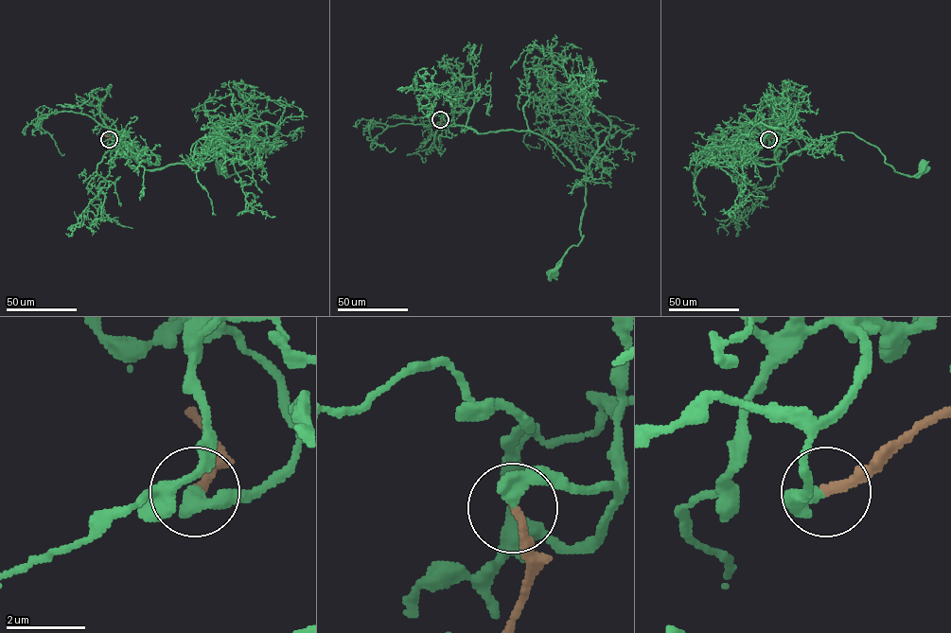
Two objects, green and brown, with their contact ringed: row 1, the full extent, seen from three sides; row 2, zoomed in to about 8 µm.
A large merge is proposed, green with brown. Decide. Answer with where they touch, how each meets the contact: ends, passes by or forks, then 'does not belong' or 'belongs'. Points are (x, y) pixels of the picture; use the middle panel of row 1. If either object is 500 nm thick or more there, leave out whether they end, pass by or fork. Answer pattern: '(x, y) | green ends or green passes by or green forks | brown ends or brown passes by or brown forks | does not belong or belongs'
(440, 119) | green ends | brown ends | belongs

